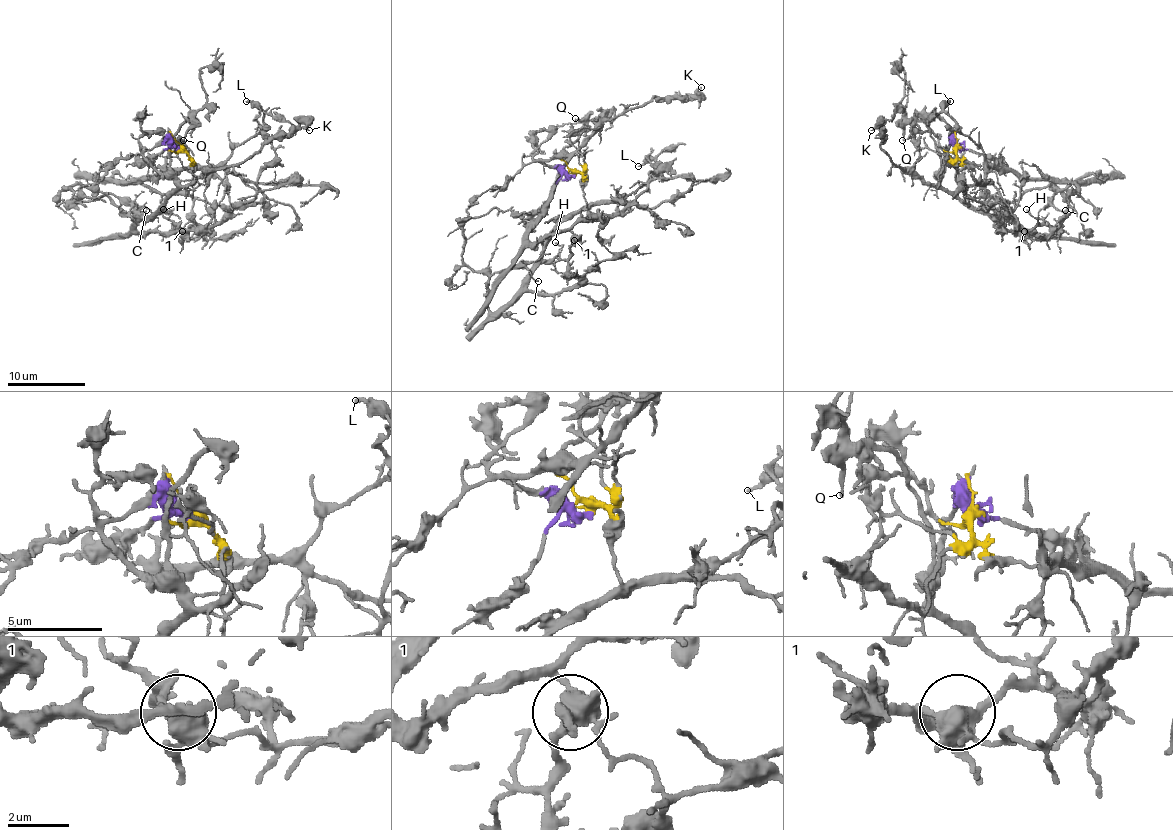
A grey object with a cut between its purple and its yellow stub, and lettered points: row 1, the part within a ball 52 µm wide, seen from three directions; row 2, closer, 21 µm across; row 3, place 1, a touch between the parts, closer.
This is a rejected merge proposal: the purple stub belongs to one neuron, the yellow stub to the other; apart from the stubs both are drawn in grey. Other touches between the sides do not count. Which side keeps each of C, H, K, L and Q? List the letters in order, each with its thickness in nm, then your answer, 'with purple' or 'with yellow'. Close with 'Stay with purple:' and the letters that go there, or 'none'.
C: calibre 130 nm; with yellow
H: calibre 100 nm; with purple
K: calibre 120 nm; with purple
L: calibre 200 nm; with yellow
Q: calibre 160 nm; with purple
Stay with purple: H, K, Q

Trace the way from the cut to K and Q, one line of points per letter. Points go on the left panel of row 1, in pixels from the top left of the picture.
K: (182, 148), (156, 144), (143, 156), (182, 185), (193, 185), (214, 169), (249, 160), (301, 123), (309, 131)
Q: (182, 148), (156, 144), (143, 156), (156, 169), (166, 173), (170, 140), (185, 121), (191, 125), (183, 140)

